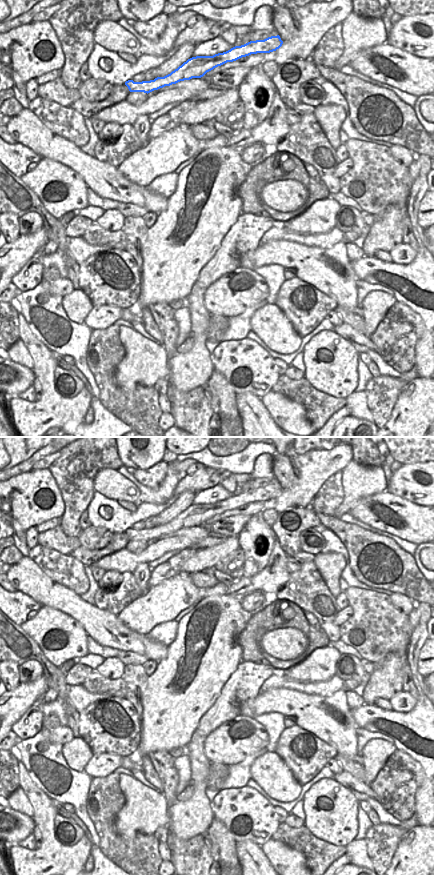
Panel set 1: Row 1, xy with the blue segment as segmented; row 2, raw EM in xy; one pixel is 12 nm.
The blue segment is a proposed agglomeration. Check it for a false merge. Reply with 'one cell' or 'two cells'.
one cell

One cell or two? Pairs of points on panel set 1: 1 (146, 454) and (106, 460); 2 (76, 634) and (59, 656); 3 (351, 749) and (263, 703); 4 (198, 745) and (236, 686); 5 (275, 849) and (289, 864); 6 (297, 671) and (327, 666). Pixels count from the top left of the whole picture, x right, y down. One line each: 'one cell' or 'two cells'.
1: two cells
2: one cell
3: one cell
4: two cells
5: one cell
6: one cell

